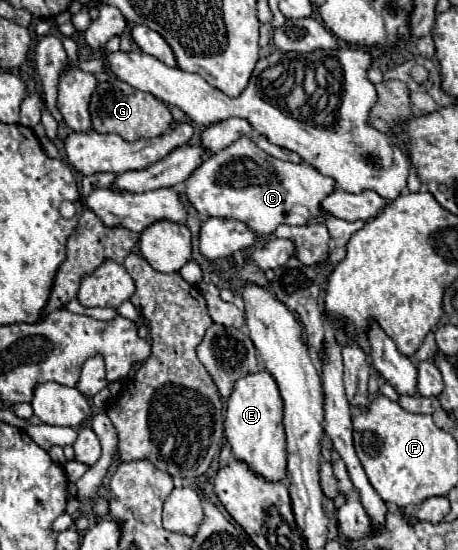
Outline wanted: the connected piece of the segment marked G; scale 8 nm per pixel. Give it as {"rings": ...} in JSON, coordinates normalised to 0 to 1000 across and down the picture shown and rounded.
{"rings":[[[234,145],[221,149],[203,175],[199,175],[199,218],[203,218],[203,236],[221,244],[260,244],[277,255],[299,255],[299,251],[338,251],[360,244],[373,225],[378,211],[369,193],[356,182],[343,182],[334,171],[295,164],[277,149],[264,145]]]}

